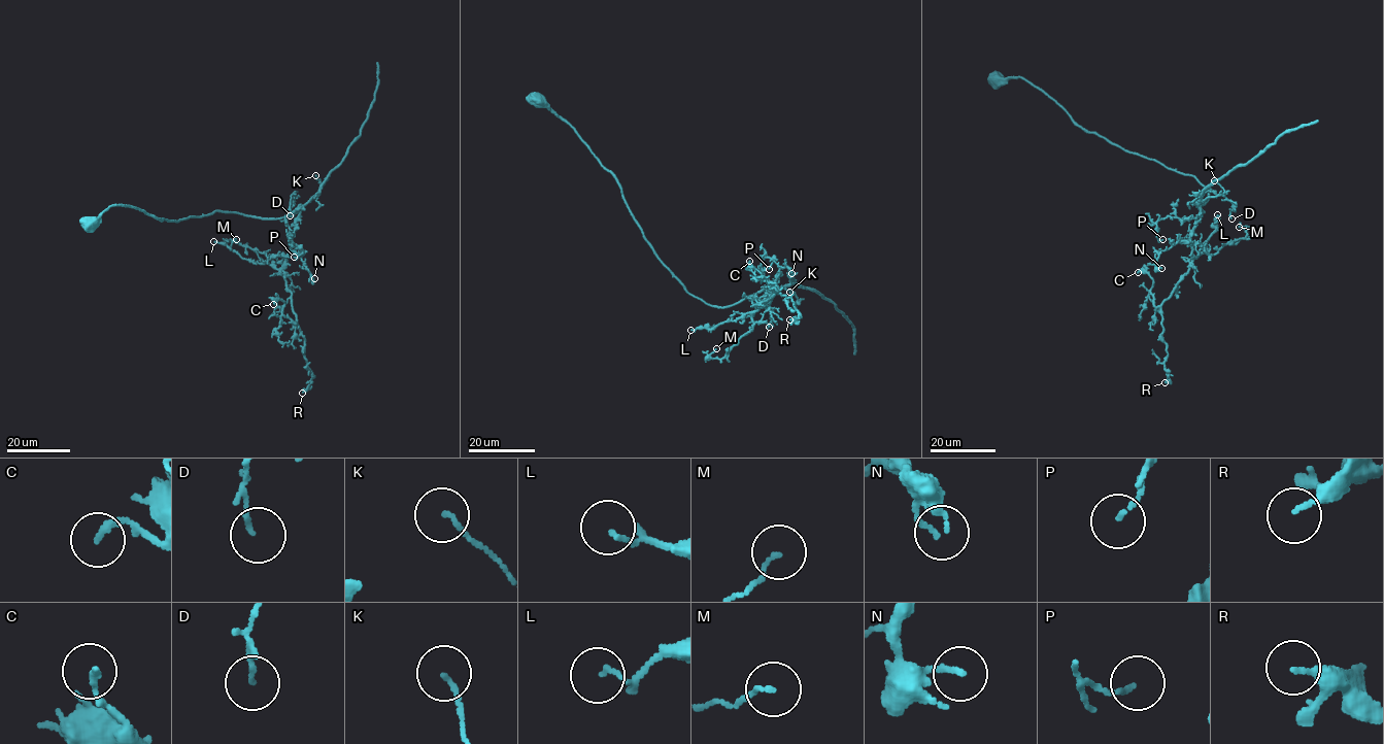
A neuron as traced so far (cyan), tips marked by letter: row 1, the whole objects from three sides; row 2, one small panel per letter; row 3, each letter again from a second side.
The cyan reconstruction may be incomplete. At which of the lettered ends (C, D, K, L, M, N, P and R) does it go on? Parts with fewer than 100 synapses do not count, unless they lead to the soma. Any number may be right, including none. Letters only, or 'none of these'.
none of these

